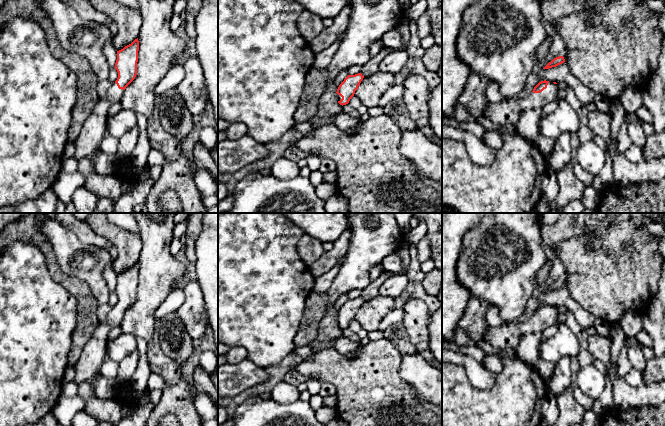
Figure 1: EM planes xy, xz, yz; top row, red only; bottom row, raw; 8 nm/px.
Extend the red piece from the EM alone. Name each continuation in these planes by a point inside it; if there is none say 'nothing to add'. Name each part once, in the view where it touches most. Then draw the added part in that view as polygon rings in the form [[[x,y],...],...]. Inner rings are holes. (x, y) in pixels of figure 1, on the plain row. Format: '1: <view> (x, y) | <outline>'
1: yz (509, 334) | [[[549,306],[547,312],[540,317],[530,317],[524,322],[506,322],[500,326],[490,326],[487,330],[484,343],[497,348],[518,348],[523,335],[535,333],[541,335],[544,330],[558,322],[559,309]],[[461,327],[457,328],[453,337],[442,341],[444,344],[460,346],[475,346],[479,343],[471,338]],[[479,342],[479,343],[482,343]]]

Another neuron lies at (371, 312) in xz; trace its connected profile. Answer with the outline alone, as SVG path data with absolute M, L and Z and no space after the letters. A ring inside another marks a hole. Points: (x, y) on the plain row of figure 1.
M382 295L364 301L354 320L359 322L362 329L376 331L382 319L394 309L394 304L394 298Z

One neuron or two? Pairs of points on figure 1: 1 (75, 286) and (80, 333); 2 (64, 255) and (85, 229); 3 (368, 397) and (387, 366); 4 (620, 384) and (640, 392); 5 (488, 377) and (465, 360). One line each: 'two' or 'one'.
1: one
2: two
3: one
4: one
5: one

